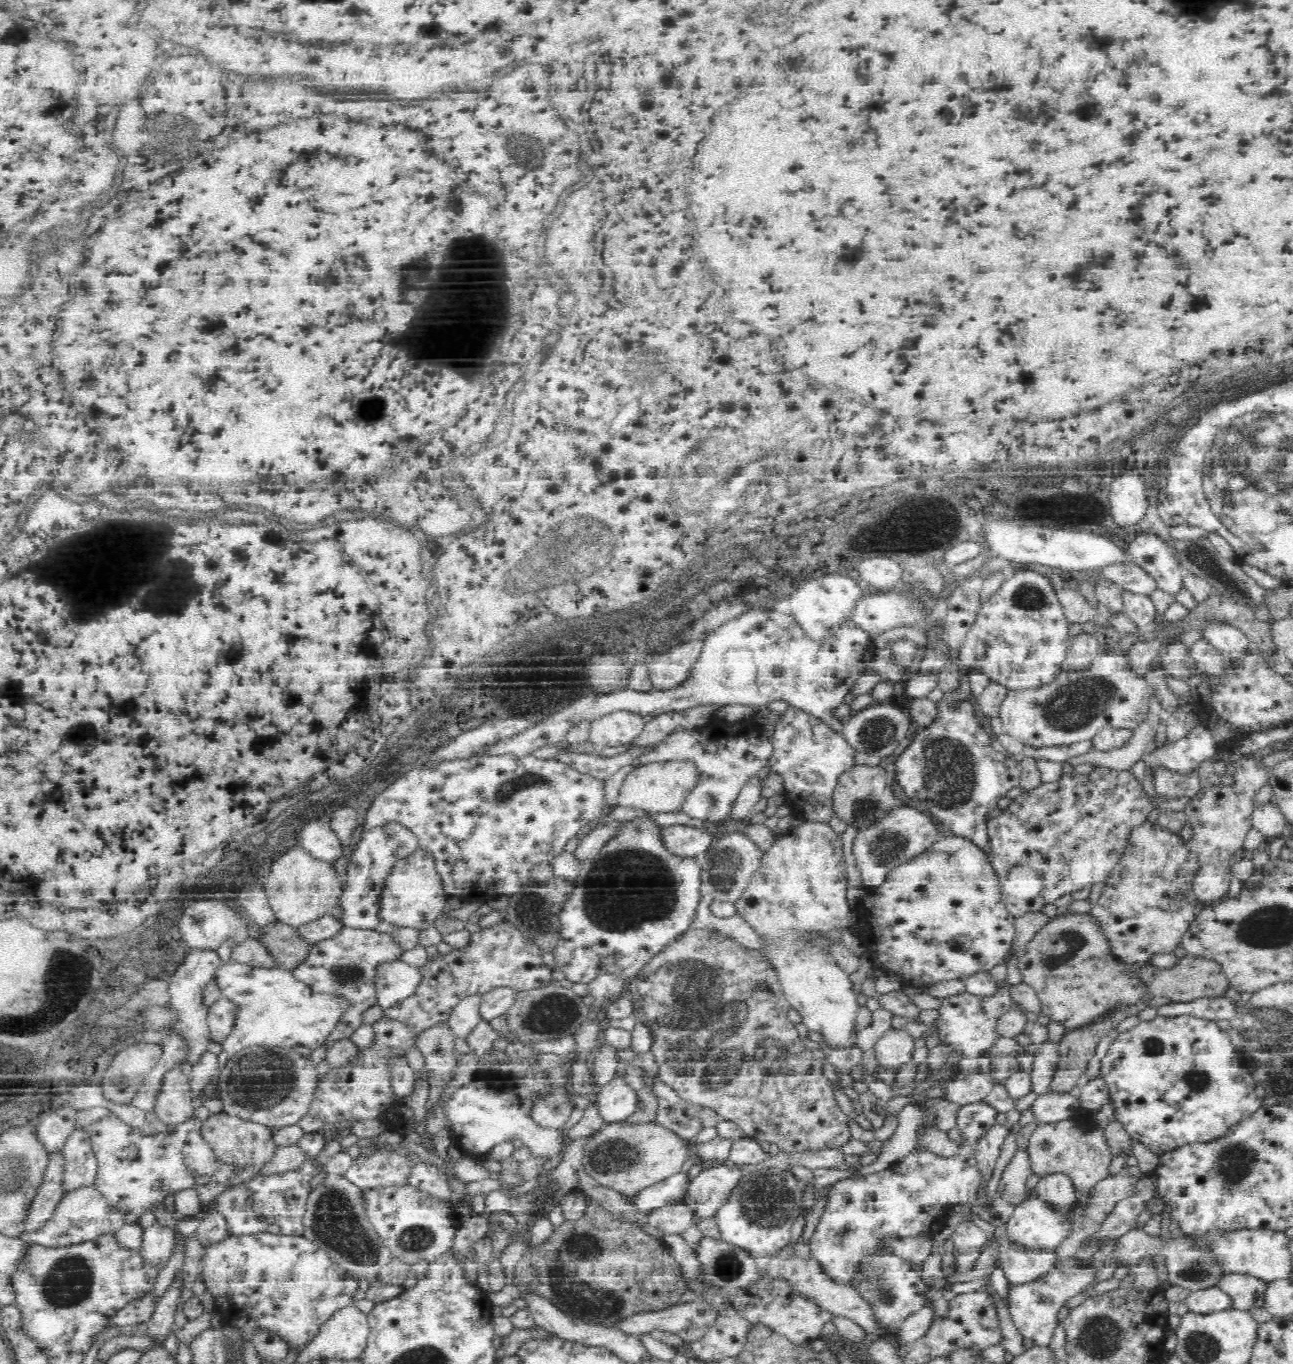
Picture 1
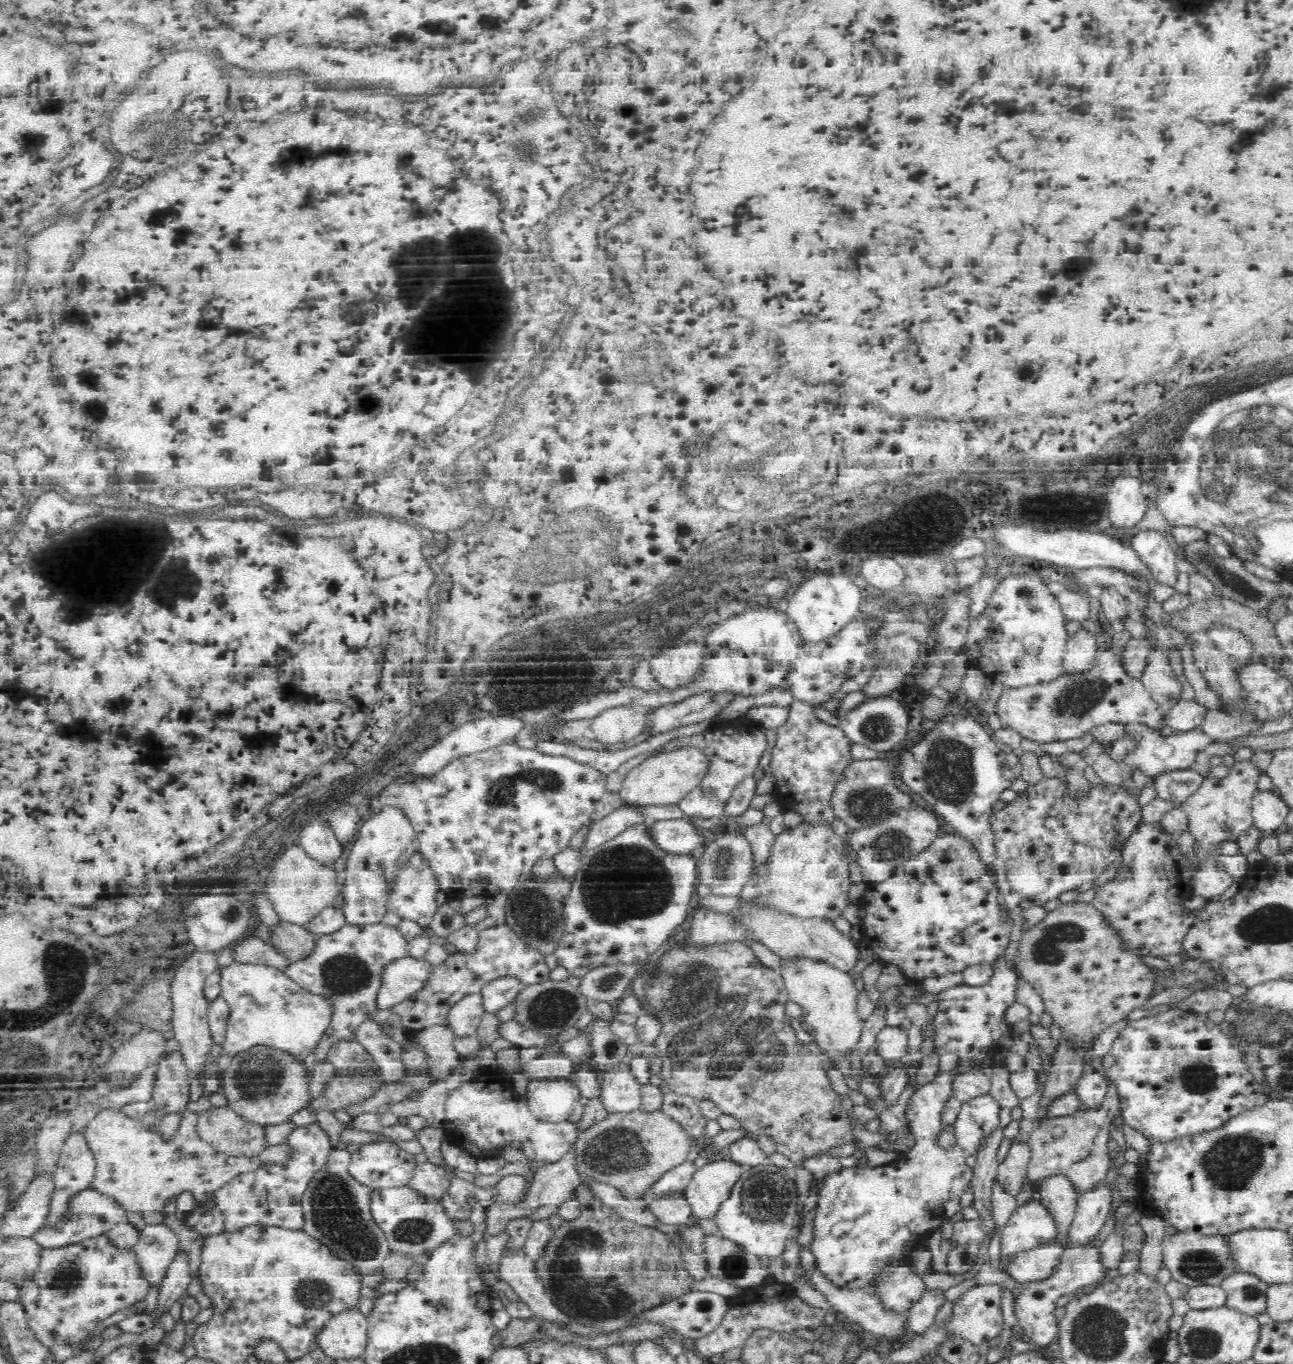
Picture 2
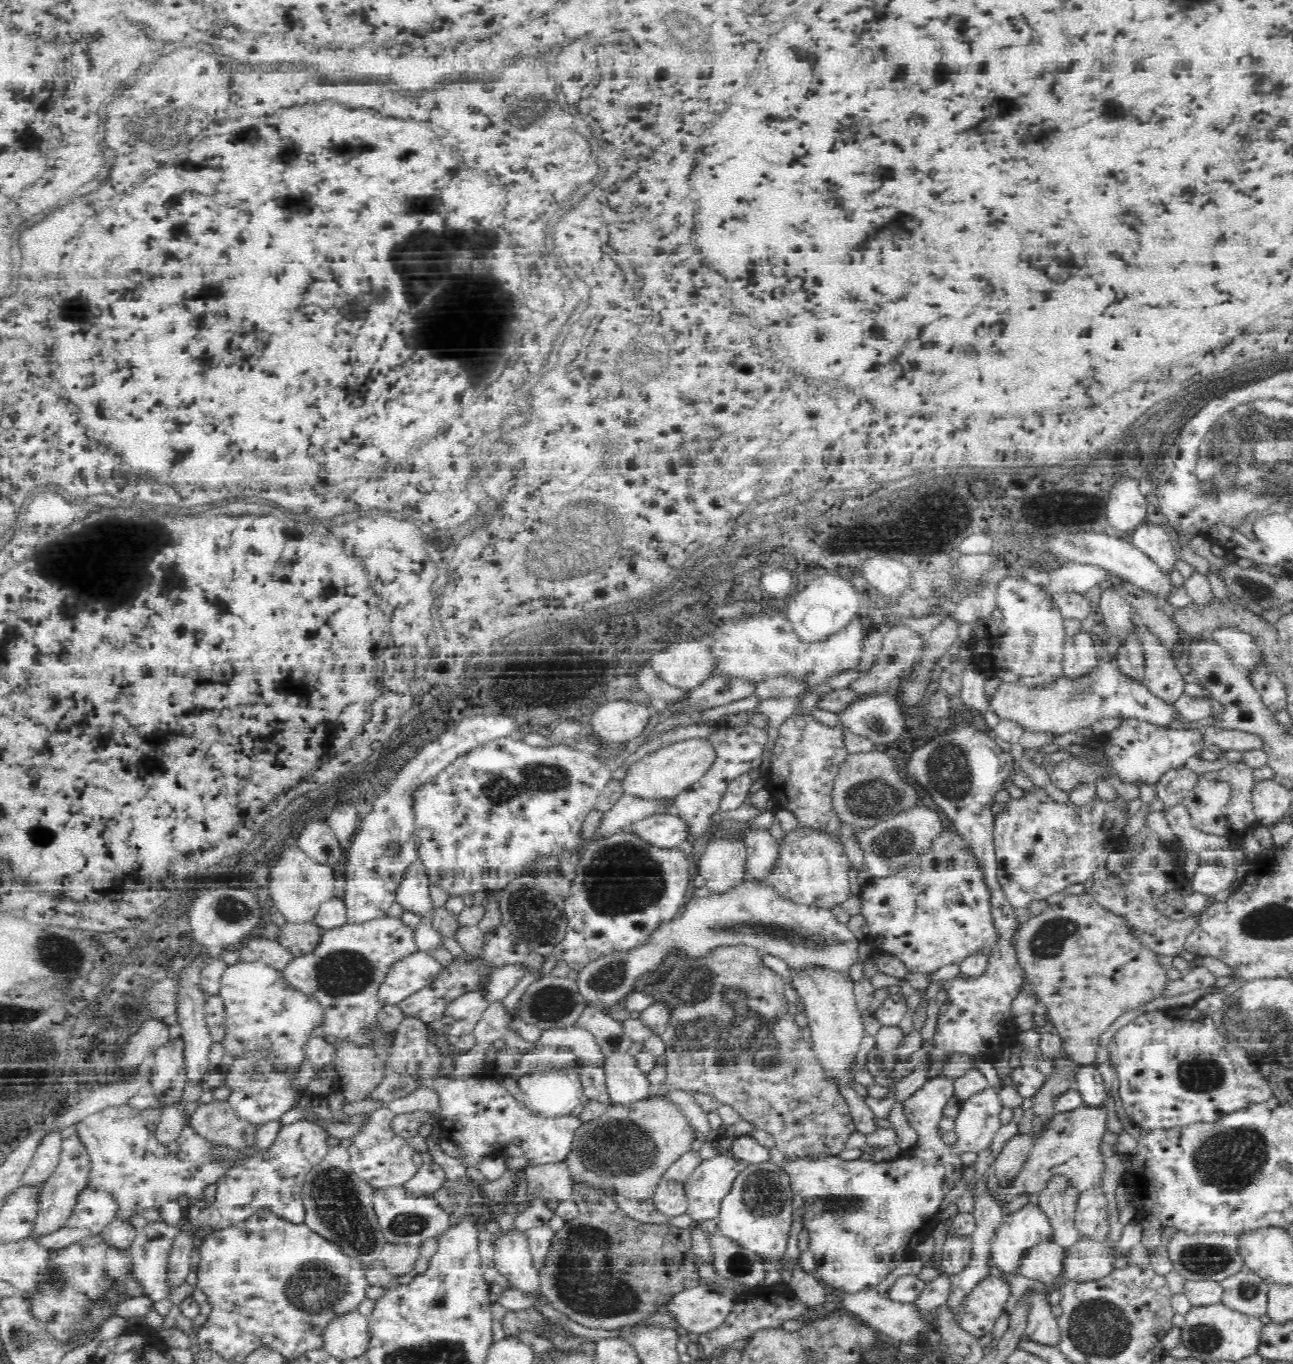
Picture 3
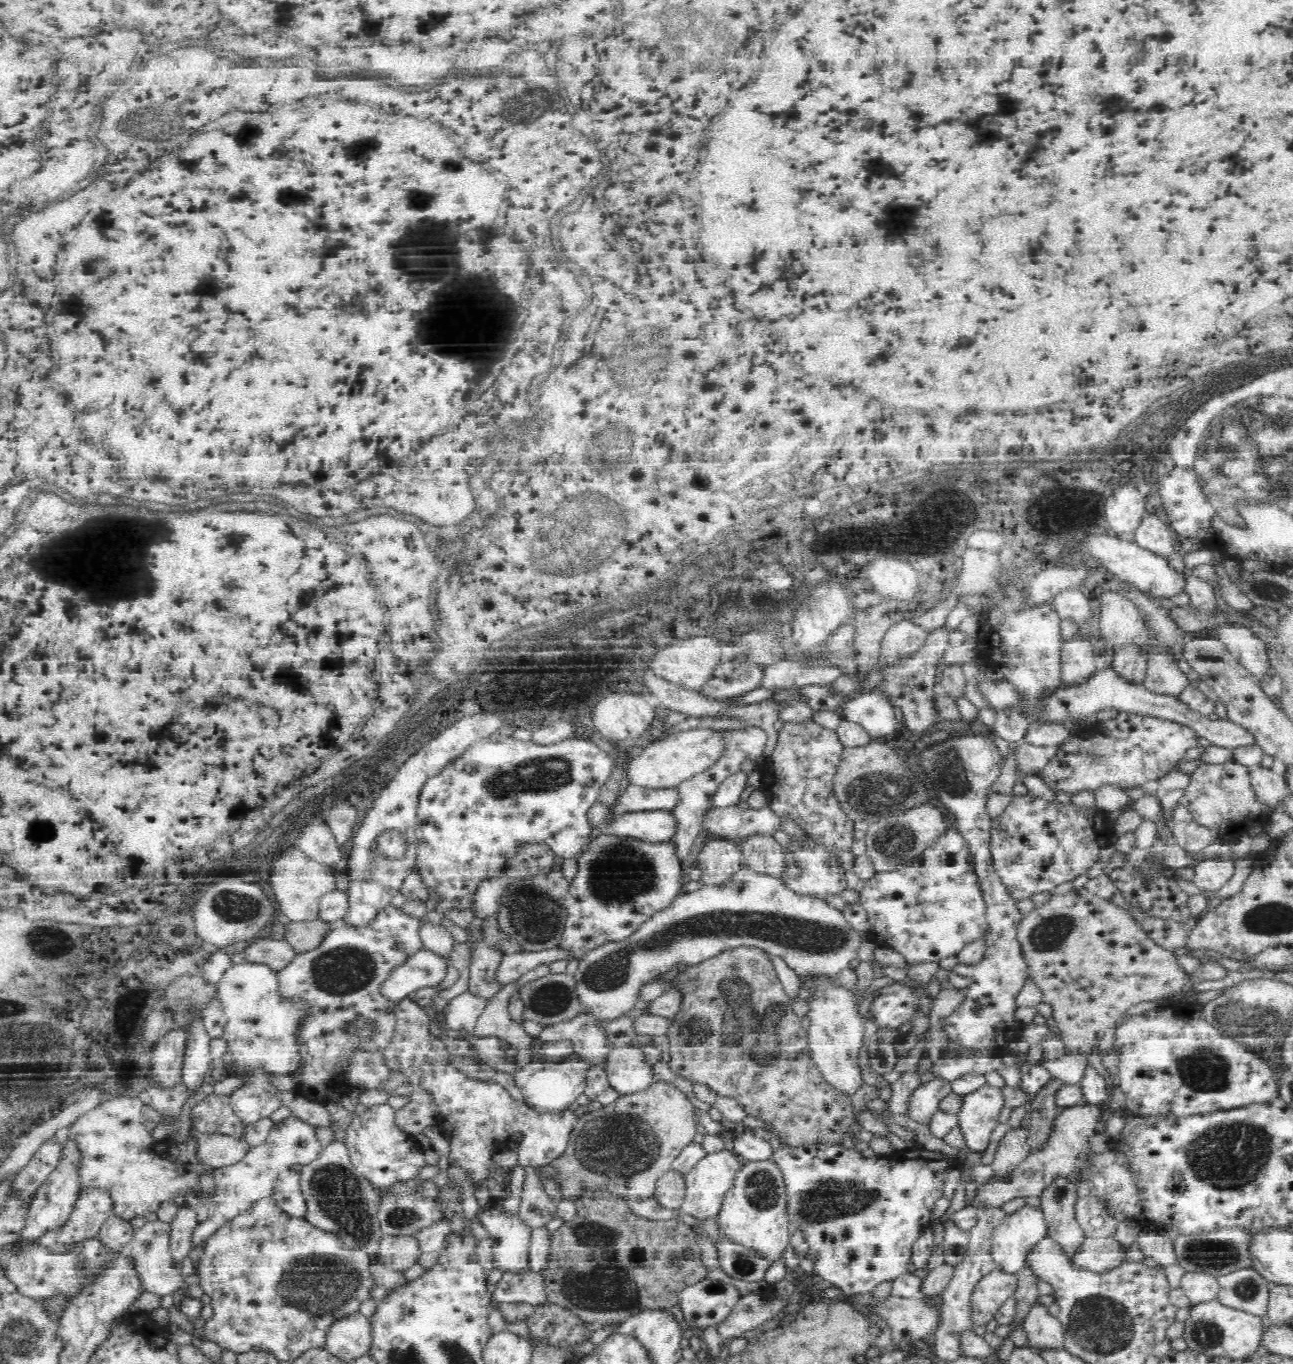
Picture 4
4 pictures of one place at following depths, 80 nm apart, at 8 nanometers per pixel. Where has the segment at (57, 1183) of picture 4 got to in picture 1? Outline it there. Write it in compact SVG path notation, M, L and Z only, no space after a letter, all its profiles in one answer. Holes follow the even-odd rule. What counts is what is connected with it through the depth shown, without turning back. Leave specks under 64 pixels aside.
M76 1128L67 1138L63 1151L66 1160L65 1189L76 1190L84 1186L92 1186L97 1174L97 1158L92 1146L84 1144L88 1140L85 1128Z

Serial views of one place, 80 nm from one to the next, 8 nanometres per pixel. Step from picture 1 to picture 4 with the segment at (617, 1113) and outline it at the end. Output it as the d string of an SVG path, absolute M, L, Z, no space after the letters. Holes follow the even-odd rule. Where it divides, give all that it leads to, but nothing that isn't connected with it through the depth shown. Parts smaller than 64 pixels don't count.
M623 1046L612 1049L605 1061L608 1084L618 1097L648 1092L654 1083L652 1069L644 1063L642 1047Z

